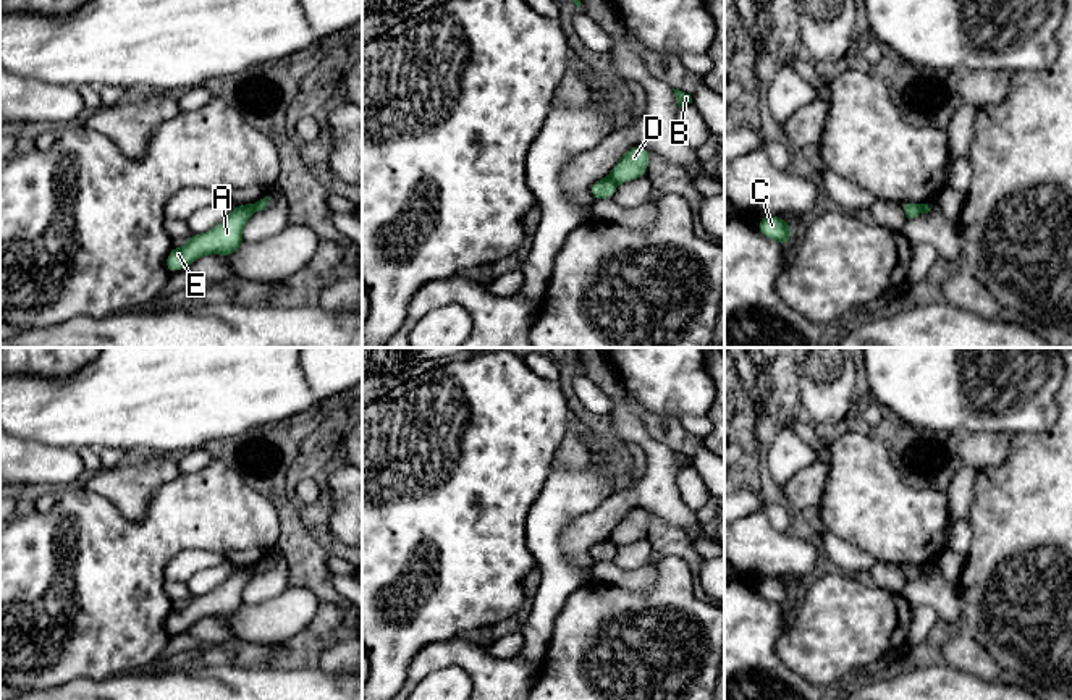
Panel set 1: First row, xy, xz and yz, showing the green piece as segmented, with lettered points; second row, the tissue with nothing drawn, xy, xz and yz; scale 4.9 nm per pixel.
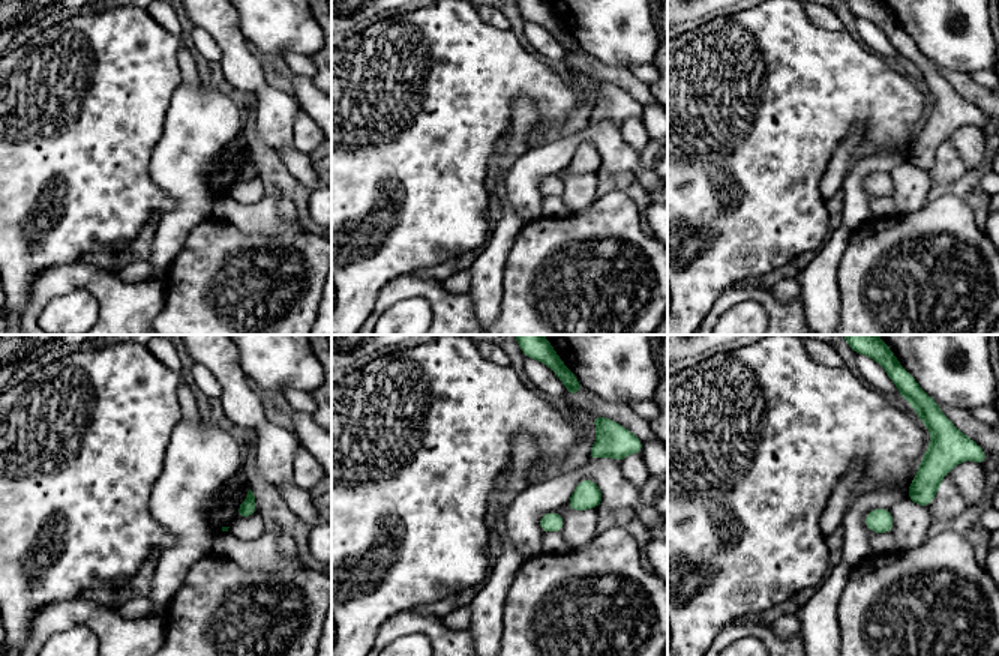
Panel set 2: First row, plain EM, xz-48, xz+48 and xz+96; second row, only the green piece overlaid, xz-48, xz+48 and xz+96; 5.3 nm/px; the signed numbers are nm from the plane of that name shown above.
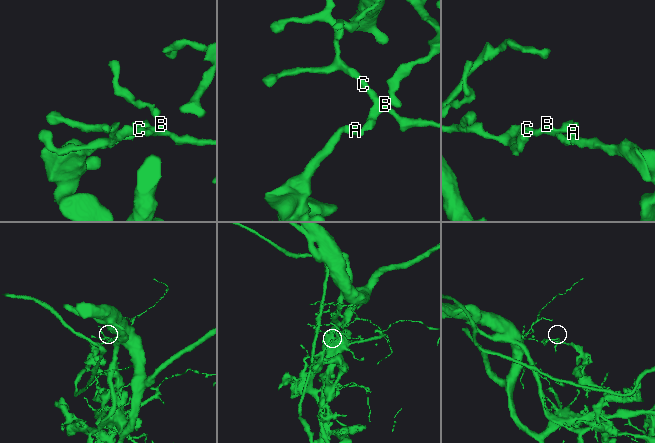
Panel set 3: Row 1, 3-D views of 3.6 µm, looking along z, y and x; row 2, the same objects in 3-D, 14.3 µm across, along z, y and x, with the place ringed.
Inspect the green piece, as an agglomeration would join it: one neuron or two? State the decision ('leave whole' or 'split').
split

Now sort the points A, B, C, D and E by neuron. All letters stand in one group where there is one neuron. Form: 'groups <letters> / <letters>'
groups A E / B C D

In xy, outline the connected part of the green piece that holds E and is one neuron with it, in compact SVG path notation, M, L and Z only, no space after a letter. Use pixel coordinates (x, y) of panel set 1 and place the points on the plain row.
M251 566L236 567L228 580L215 590L191 597L189 605L183 609L173 609L165 622L170 635L188 630L194 622L210 616L231 619L243 608L243 592L252 577Z

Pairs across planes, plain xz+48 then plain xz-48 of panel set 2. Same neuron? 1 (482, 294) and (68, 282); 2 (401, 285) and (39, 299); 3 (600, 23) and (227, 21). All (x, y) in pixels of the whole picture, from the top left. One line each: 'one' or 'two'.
1: two
2: one
3: two

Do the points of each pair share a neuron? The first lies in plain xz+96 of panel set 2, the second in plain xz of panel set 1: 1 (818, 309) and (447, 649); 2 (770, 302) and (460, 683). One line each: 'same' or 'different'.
1: different
2: different

